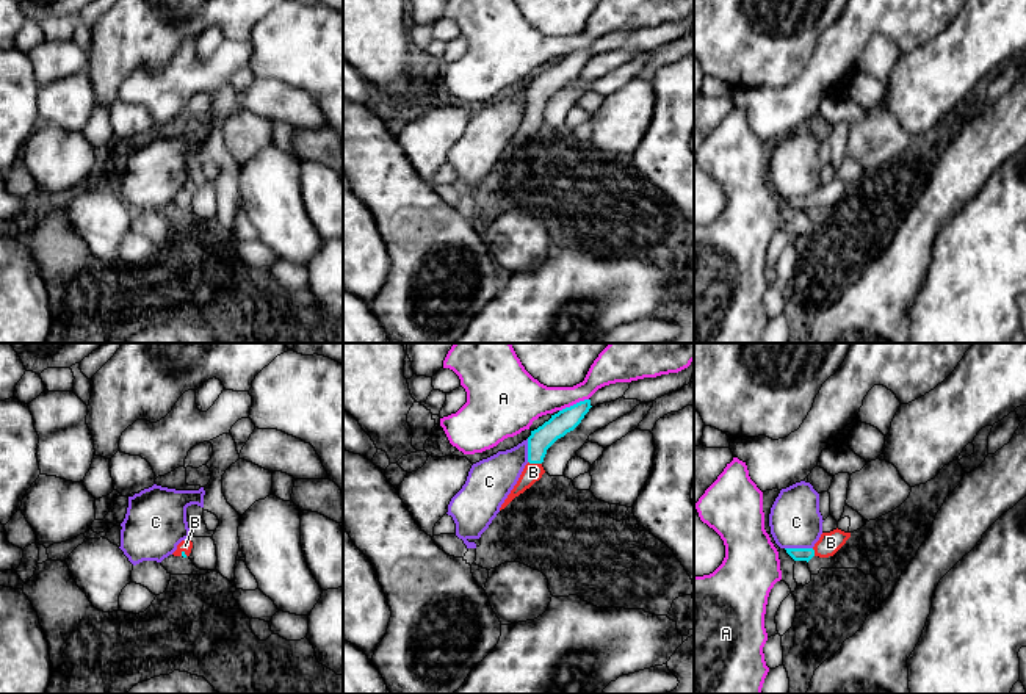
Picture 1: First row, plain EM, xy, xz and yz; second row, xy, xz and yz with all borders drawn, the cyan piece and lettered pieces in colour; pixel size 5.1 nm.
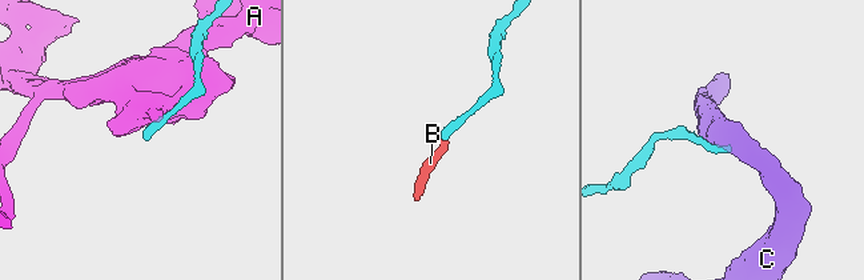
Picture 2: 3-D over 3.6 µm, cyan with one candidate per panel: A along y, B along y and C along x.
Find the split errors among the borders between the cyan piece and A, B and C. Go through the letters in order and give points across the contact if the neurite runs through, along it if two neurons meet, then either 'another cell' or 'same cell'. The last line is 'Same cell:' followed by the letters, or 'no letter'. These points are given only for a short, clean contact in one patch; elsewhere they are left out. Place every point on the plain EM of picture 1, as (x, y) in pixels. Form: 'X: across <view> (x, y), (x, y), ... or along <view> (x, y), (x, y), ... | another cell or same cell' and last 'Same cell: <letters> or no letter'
A: another cell
B: across xz (541, 88), (534, 112), (533, 121) | same cell
C: another cell
Same cell: B

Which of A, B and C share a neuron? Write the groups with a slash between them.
A / B / C

